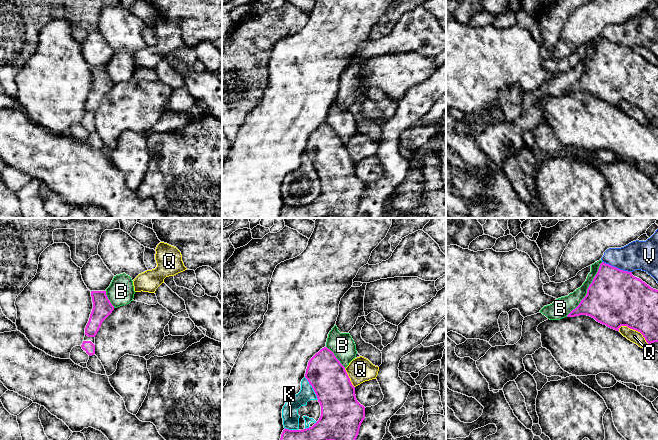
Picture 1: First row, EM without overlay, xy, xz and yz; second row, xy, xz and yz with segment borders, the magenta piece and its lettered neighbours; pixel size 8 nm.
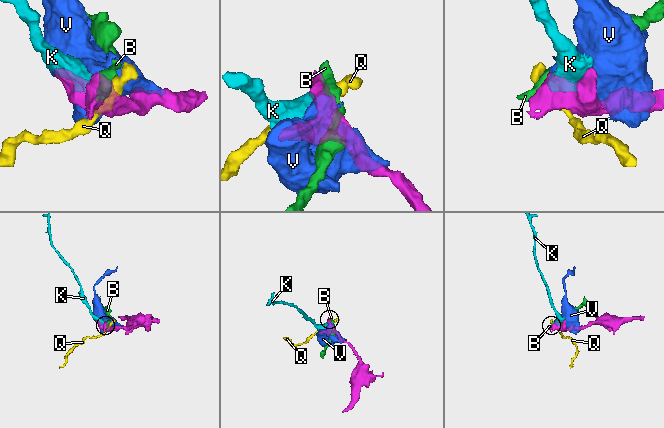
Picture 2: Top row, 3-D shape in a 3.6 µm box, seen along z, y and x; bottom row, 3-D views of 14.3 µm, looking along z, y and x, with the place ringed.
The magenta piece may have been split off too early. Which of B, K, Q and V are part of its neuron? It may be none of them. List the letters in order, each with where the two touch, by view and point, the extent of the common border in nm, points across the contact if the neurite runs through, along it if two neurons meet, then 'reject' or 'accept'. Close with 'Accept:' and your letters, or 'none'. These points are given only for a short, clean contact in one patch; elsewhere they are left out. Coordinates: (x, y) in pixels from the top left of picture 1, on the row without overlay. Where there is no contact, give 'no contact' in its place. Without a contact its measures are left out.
B: yz (587, 65) | 550 nm | reject
K: xz (312, 163) | 220 nm | reject
Q: yz (635, 105) | 280 nm | reject
V: yz (617, 44) | 260 nm | reject
Accept: none

